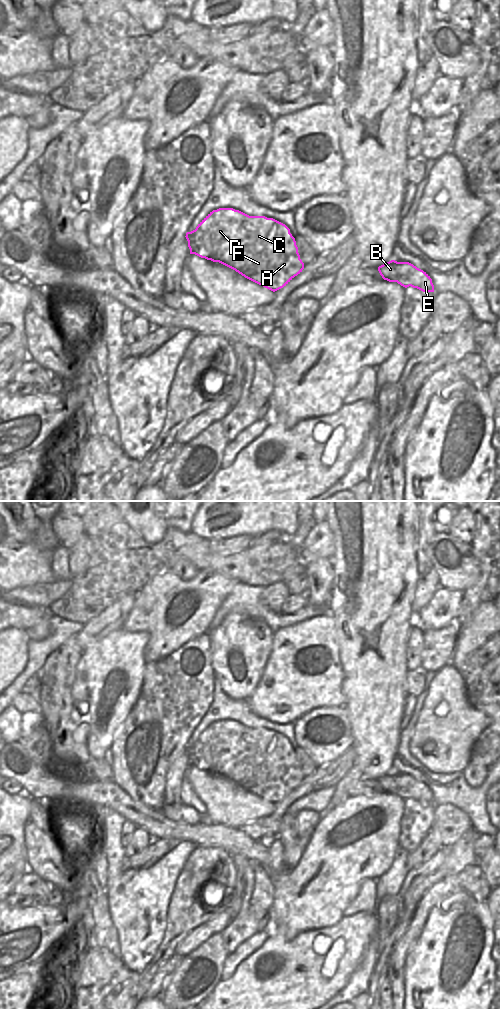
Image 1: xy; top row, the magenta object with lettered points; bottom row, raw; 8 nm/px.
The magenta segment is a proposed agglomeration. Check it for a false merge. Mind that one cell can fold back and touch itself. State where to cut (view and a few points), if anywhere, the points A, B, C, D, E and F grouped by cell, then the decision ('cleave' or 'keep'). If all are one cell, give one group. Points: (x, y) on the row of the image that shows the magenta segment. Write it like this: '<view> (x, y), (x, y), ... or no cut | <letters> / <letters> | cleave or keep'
no cut | A B C D E F | keep

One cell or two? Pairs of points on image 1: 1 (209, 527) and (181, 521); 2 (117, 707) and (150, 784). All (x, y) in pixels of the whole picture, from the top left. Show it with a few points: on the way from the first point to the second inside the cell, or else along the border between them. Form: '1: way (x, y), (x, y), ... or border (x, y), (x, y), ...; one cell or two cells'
1: border (197, 511), (192, 521), (191, 531); two cells
2: border (136, 701), (124, 721), (118, 727), (112, 742); two cells

